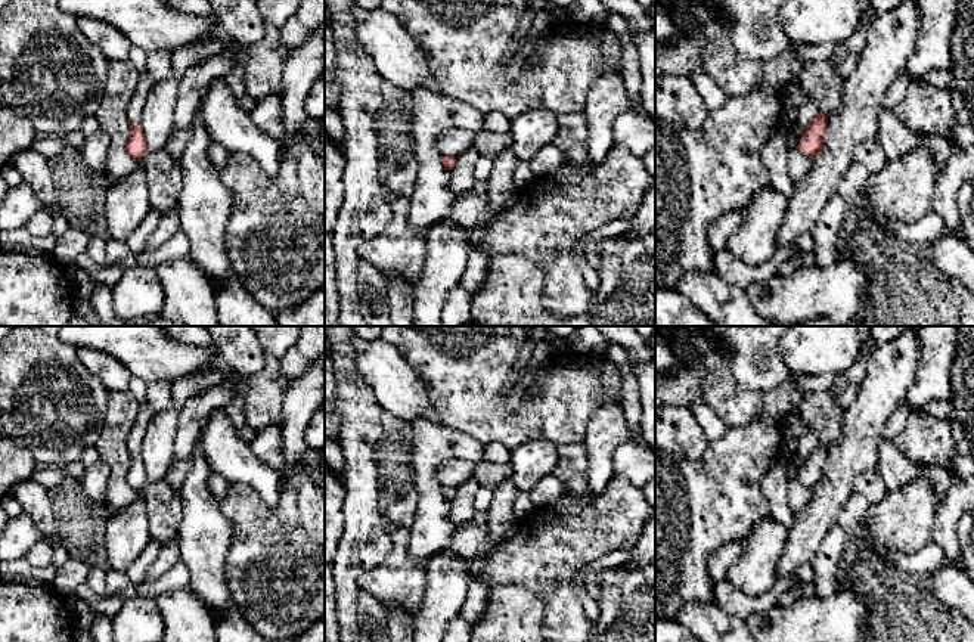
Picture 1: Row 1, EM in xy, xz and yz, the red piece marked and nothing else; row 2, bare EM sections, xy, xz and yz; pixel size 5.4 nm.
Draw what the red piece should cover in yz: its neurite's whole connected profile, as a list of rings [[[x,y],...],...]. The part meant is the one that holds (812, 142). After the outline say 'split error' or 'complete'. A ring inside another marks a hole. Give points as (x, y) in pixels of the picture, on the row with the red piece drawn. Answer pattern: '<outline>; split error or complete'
[[[818,114],[815,120],[812,120],[800,139],[798,148],[801,153],[813,158],[823,149],[823,136],[828,127],[828,118],[823,114]]]; complete

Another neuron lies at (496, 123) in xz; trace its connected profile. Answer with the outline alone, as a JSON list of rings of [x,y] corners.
[[[488,112],[484,115],[484,130],[496,134],[506,134],[511,130],[511,120],[500,112]]]

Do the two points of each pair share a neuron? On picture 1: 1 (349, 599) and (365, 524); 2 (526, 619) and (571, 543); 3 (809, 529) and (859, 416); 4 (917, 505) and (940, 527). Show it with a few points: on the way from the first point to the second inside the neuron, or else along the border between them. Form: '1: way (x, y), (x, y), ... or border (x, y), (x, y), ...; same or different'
1: way (347, 580), (344, 564), (349, 560), (350, 543); same
2: border (506, 583), (524, 586), (542, 599), (543, 626); different
3: way (827, 501), (837, 487), (843, 464), (859, 444); same
4: border (942, 505), (936, 515), (930, 540); different

